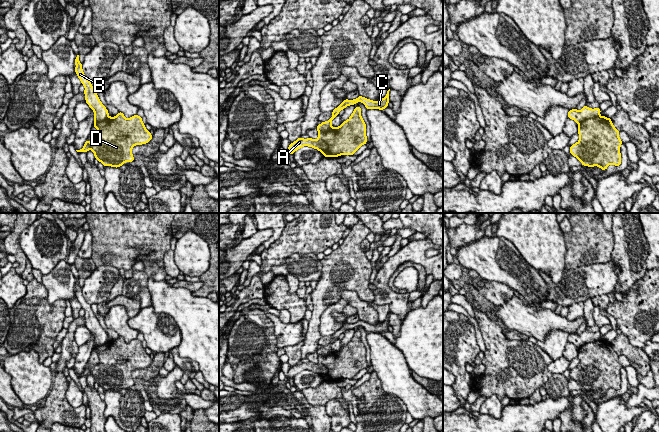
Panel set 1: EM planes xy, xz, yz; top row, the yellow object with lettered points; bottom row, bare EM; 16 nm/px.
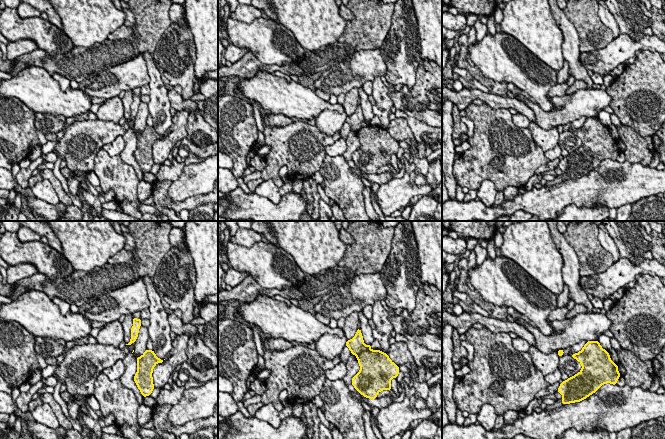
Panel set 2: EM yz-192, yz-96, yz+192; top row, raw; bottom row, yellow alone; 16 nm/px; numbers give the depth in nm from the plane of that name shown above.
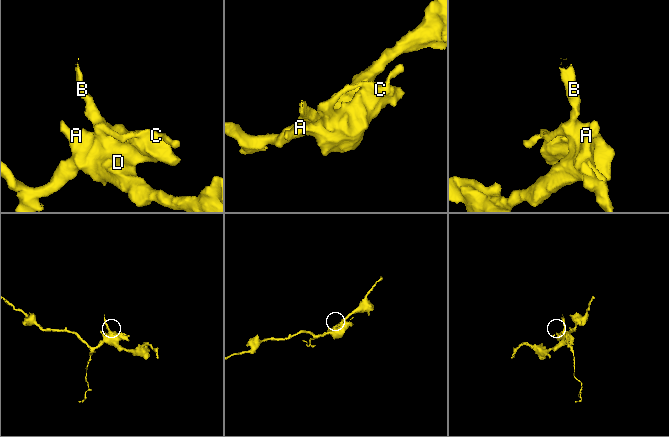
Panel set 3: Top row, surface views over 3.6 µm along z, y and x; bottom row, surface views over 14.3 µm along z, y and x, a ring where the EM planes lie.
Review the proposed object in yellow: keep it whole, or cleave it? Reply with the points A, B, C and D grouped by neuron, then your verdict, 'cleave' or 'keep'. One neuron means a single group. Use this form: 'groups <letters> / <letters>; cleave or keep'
groups A D / B C; cleave

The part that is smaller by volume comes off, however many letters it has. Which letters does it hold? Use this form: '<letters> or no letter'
B, C

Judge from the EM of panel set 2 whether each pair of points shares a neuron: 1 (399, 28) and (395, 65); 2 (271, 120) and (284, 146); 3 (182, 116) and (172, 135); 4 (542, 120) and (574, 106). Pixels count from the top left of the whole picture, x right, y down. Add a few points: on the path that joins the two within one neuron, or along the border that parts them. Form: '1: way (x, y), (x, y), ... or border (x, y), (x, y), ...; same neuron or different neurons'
1: way (399, 37), (399, 56); same neuron
2: border (263, 119), (269, 126), (286, 126), (292, 121); different neurons
3: way (179, 121), (177, 130); same neuron
4: way (550, 119), (560, 116), (566, 111); same neuron

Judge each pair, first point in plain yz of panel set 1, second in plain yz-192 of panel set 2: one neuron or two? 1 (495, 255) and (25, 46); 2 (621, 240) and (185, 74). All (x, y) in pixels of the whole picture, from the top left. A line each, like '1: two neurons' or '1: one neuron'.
1: two neurons
2: one neuron

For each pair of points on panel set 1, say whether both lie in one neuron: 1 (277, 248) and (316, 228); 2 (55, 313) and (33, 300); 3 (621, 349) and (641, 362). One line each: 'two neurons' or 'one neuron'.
1: one neuron
2: one neuron
3: one neuron

